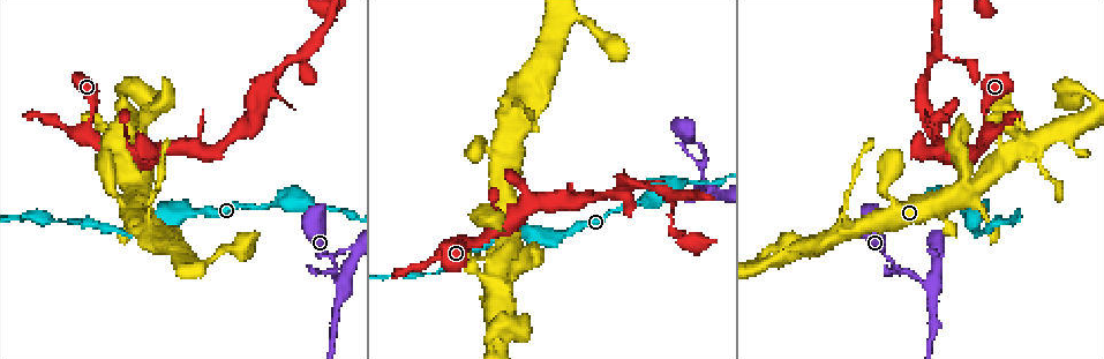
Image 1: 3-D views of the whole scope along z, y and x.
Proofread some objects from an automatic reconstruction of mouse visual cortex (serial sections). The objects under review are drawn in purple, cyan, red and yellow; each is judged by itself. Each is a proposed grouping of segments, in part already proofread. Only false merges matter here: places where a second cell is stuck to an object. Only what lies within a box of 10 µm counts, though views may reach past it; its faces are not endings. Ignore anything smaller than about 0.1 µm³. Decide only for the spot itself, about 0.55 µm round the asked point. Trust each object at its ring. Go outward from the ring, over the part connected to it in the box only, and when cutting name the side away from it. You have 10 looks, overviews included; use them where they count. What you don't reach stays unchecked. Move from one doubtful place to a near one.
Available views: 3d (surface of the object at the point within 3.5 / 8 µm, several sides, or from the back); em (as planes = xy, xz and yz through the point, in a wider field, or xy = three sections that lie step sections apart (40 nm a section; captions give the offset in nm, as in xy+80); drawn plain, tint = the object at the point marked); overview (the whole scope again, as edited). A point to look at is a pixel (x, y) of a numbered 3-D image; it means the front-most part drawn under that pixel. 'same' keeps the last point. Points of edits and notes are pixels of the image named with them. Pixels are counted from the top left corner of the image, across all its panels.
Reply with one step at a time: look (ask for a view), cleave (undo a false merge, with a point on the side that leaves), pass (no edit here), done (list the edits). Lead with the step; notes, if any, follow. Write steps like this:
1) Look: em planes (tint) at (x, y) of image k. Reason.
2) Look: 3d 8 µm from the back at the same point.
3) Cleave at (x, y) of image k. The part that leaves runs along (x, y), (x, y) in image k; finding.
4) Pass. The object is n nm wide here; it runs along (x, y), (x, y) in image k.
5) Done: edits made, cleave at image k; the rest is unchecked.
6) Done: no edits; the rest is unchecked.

Look: 3d 8 µm at (1077, 86) of image 1. Sharp bend.

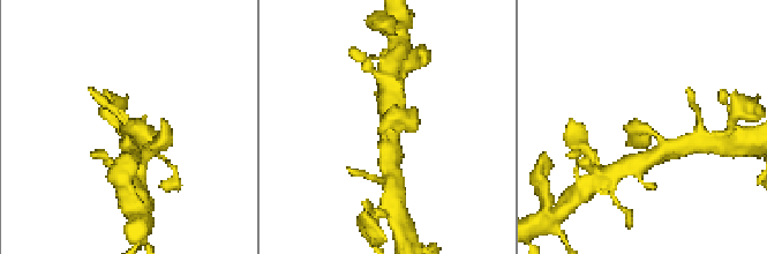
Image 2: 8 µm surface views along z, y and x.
Look: em planes (tint) at the same point. The arms are 400, 500 nm wide; need the tissue.

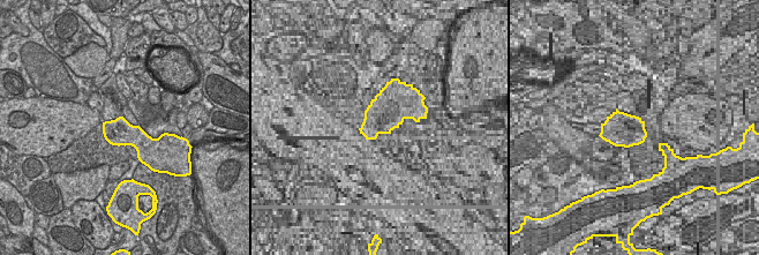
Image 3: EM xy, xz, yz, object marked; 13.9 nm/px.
Pass. It runs along (389, 143), (384, 126), (412, 116) in image 2; one cell here.

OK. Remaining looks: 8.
Look: 3d 8 µm at (86, 128) of image 1. Sharp bend.

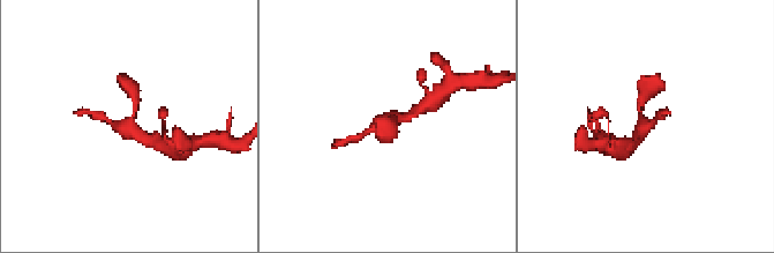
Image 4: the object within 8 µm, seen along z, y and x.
Look: em xy step 1 (tint) at the same point. Need the tissue.

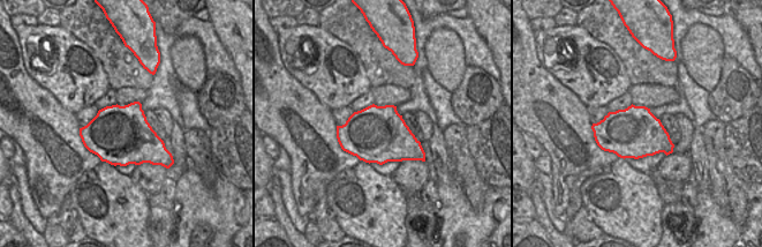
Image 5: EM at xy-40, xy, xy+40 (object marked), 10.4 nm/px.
Pass. It runs along (134, 94), (129, 127), (156, 142) in image 4; one cell here.

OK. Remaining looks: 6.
Look: 3d 3.5 µm at (340, 283) of image 1. Sudden change in width.

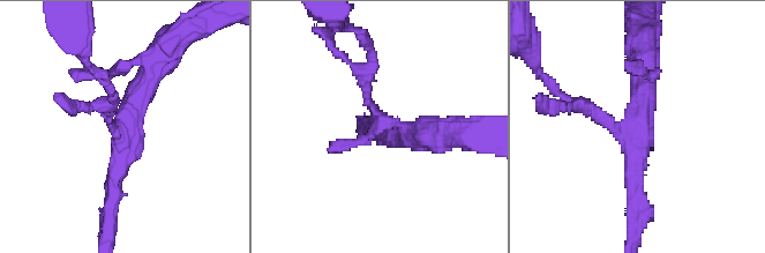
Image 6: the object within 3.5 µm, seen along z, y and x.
Look: em xy step 2 (plain) at (624, 135) of image 6. 3 arms meet here; the arms are 200, 200, 350 nm wide.

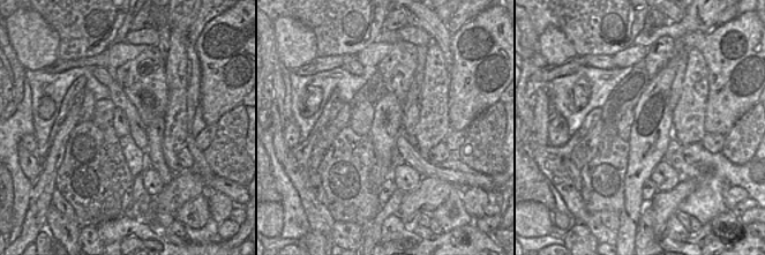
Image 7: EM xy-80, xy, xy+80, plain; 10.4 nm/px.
Look: em xy step 2 (tint) at the same point. With the object marked.

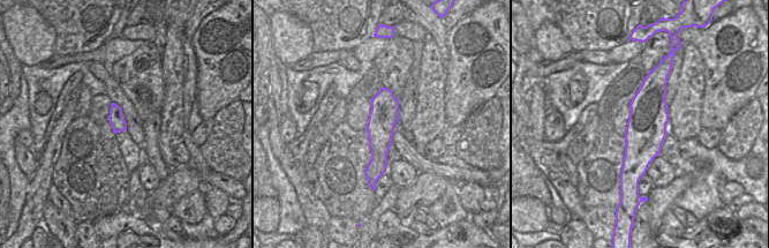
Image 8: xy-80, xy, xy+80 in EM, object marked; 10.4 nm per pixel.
Pass. Continuous, no second cell.

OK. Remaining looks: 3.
Look: 3d 3.5 µm at (650, 190) of image 1. Narrows sharply.

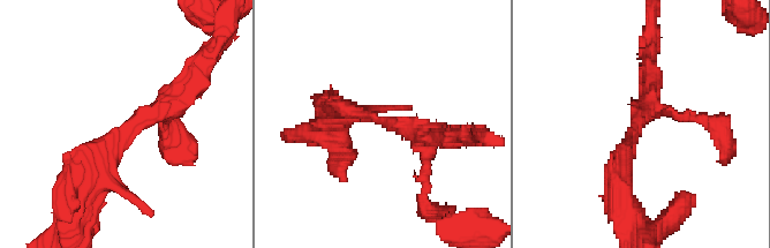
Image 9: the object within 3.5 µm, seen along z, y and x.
Look: em xy step 5 (tint) at (634, 137) of image 9. The arms are 300, 300 nm wide.

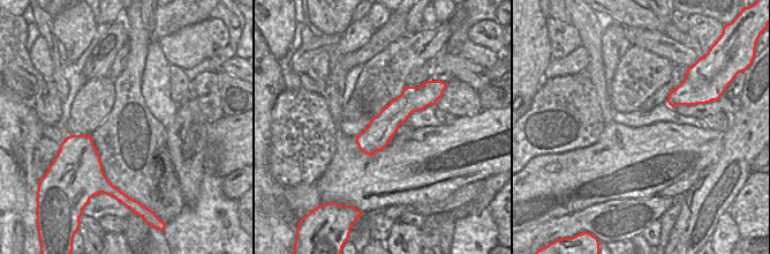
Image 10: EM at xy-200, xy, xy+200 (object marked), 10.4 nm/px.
Pass. It runs along (425, 102), (408, 102), (362, 147) in image 10; one cell here.

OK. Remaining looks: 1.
Done: no edits; the rest is unchecked.

